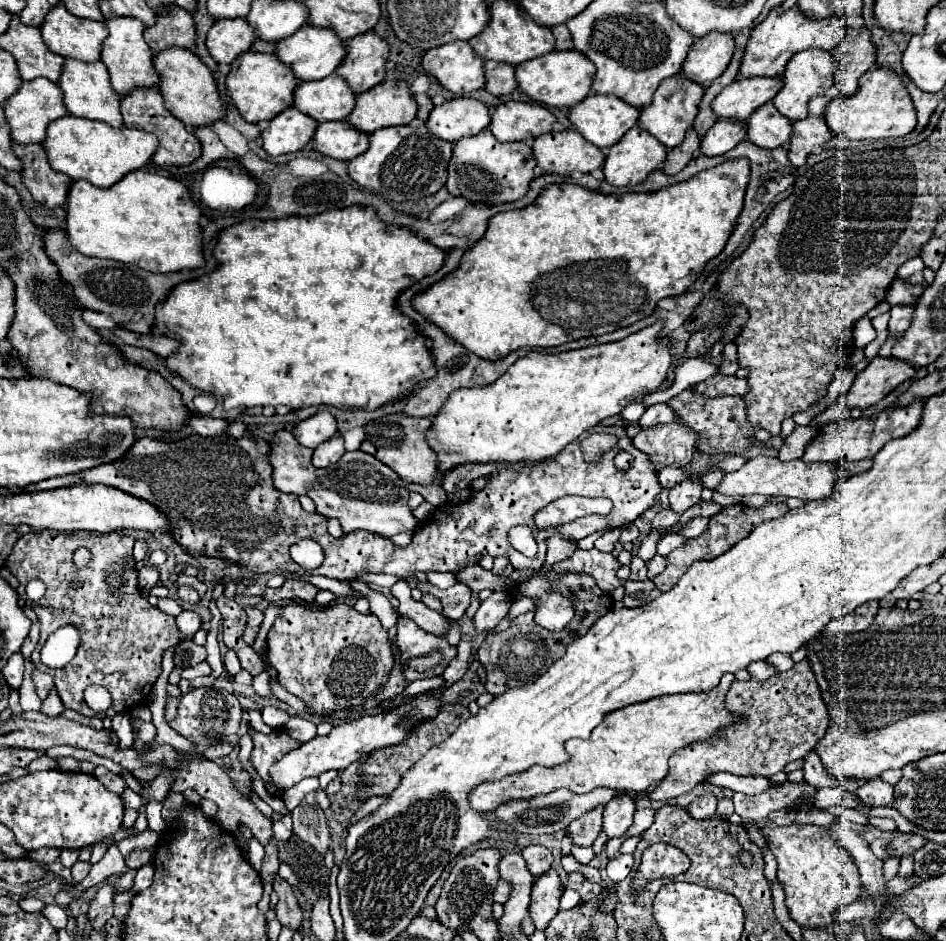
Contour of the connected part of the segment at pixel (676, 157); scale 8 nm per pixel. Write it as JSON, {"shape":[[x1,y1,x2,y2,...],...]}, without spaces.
{"shape":[[690,128,690,130,686,132,684,142,682,142,680,146,668,150,668,158,666,158,666,162,664,162,662,172,666,172,668,176,680,172,680,170,682,170,682,168,692,160,692,156,696,154,698,146,700,146,700,138,698,138,696,130]]}

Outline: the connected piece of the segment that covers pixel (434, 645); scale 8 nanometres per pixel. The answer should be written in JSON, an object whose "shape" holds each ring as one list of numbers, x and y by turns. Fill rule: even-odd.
{"shape":[[400,616,398,622,396,622,396,628,398,628,398,646,402,650,402,676,408,682,440,676,444,672,444,668,450,664,450,660,454,660,456,654,458,654,456,646,450,646,446,636,436,636,436,634,426,632,410,618],[432,650,442,650,444,652,444,660,442,660,442,664,438,668,428,670,428,672,416,672,414,668,408,666,410,658,424,656,424,654,428,654]]}

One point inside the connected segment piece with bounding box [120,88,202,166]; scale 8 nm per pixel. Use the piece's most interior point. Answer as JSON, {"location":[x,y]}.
{"location":[143,108]}

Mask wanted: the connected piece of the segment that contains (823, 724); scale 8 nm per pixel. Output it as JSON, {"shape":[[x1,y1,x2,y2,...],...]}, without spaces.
{"shape":[[808,660,798,662,792,670,776,674,774,678,768,680,750,680,750,682,740,682,736,680,728,694,726,694,726,710,736,716,736,720,730,726,720,728,714,738,708,740,698,740,692,742,690,746,676,750,670,756,670,770,668,776,648,794,650,800,668,800,676,798,680,794,690,792,698,782,706,780,714,772,730,772,736,776,774,776,776,772,782,772,788,762,794,762,798,758,804,758,808,752,814,750,818,744,818,738,824,738,828,730,828,708,820,696,820,688,814,676,814,670,810,668]]}

